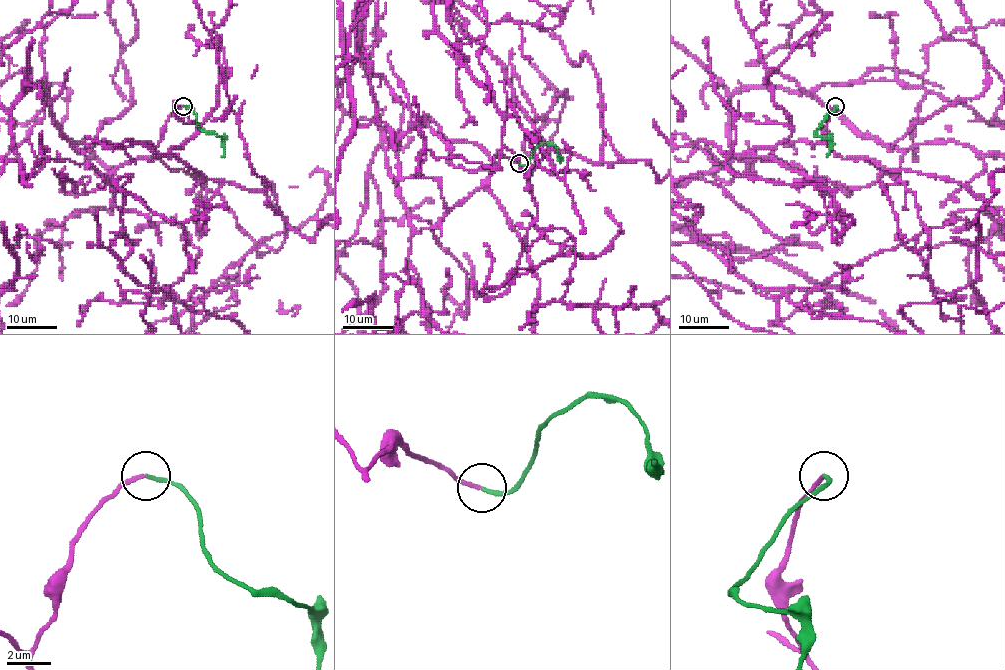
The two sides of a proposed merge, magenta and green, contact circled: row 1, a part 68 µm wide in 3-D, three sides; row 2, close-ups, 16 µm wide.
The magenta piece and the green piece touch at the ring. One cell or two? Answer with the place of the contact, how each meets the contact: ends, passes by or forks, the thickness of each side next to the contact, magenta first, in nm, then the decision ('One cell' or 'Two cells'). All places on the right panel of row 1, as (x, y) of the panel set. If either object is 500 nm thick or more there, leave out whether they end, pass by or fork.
Place: (835, 106). At the ring magenta ends. At the ring green ends. Thickness 170 nm (magenta) against 180 nm. One cell

